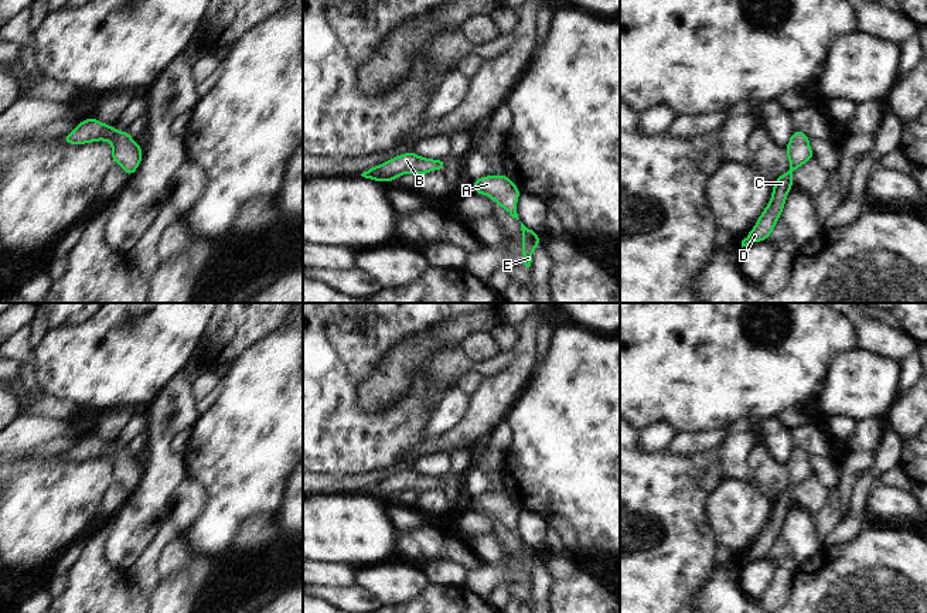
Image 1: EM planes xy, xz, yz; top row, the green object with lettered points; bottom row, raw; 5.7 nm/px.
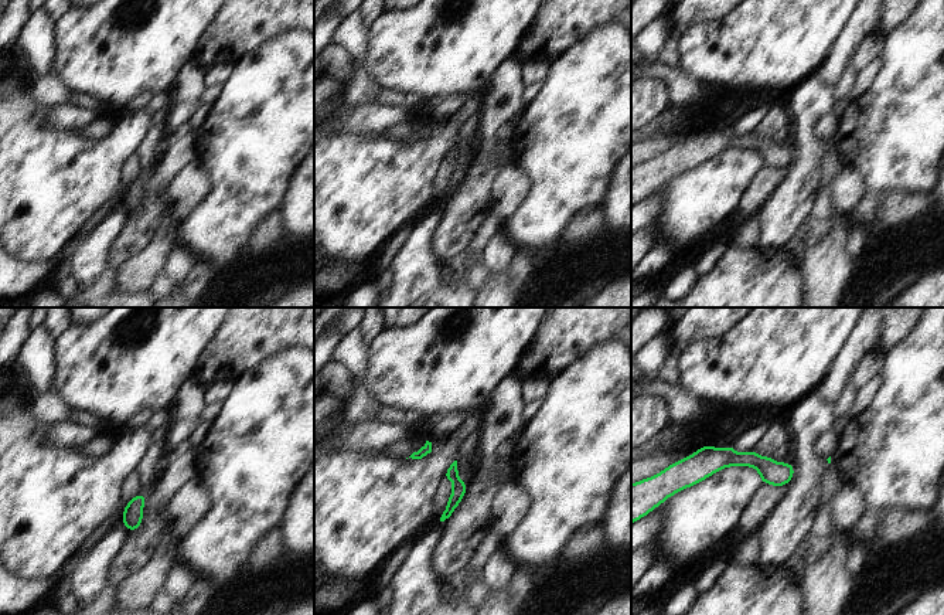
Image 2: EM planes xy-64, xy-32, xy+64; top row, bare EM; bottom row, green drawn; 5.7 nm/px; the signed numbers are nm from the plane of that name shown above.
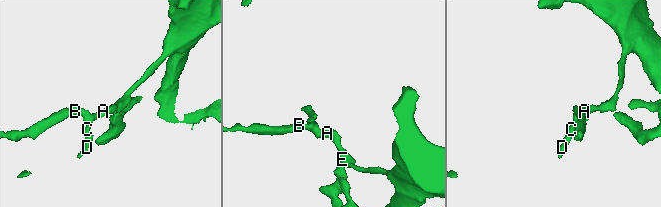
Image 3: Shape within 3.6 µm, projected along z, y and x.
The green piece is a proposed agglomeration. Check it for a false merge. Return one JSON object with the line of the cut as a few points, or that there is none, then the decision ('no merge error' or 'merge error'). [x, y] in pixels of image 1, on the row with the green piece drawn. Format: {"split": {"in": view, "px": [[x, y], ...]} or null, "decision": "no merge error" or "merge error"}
{"split": null, "decision": "no merge error"}

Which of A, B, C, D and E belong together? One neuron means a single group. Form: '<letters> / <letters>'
A B C D E

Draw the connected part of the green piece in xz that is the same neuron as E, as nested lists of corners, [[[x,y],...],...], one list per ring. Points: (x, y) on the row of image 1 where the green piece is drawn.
[[[521,222],[521,231],[522,231],[522,268],[525,272],[532,269],[532,251],[535,246],[542,245],[541,238],[535,234],[534,229],[526,228]]]

